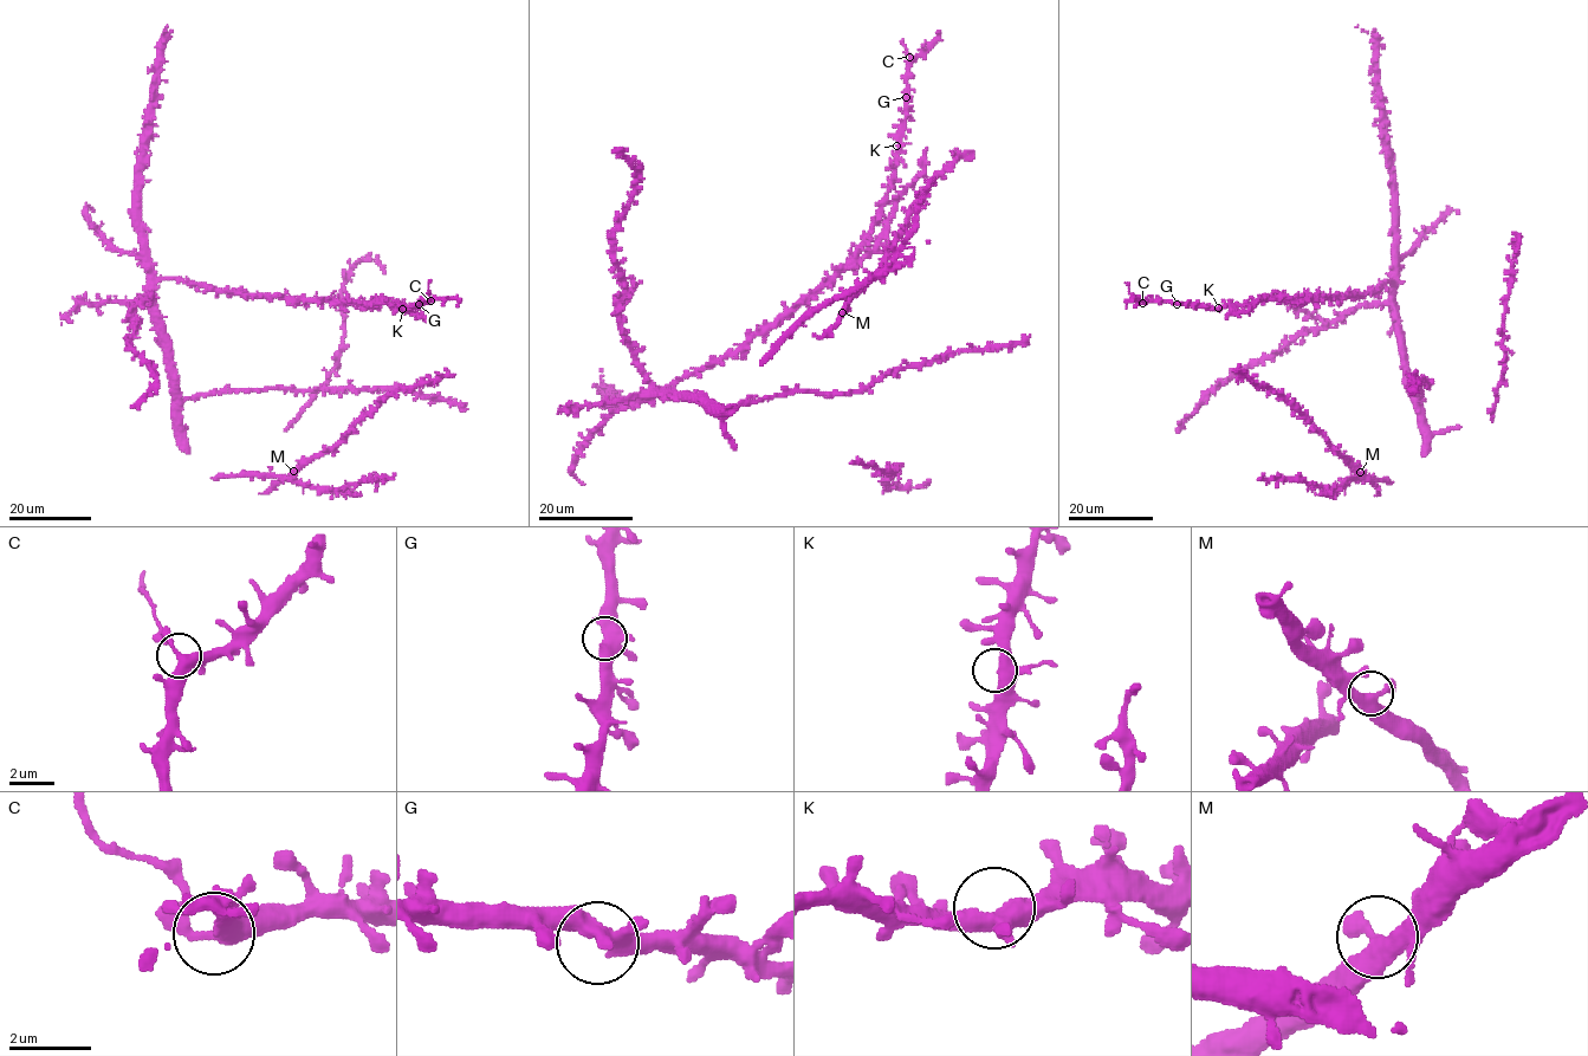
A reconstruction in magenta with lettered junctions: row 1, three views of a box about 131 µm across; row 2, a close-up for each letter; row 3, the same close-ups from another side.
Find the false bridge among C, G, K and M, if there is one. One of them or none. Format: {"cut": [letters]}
{"cut": ["C"]}

